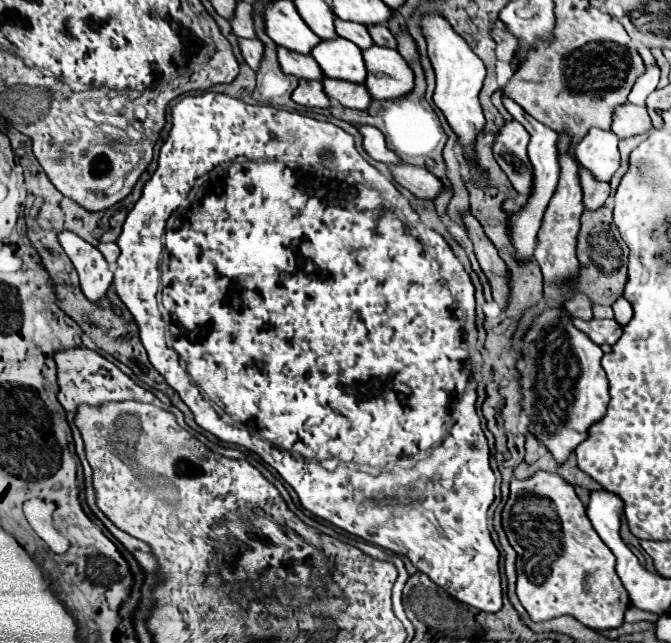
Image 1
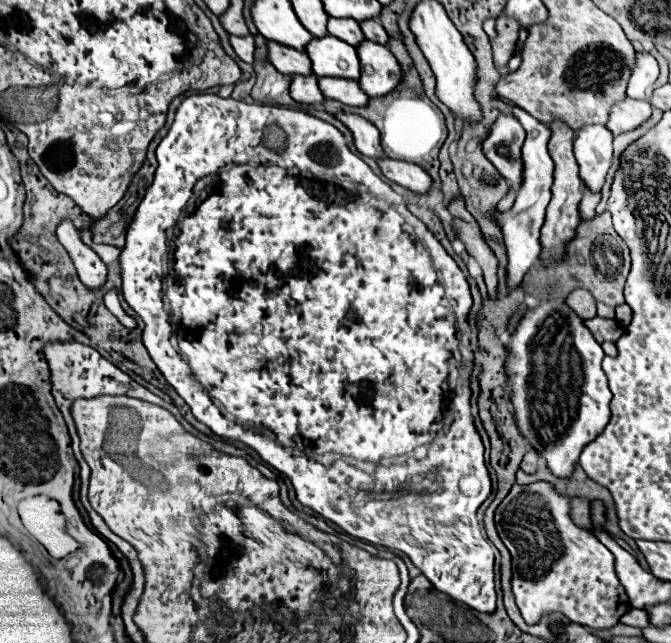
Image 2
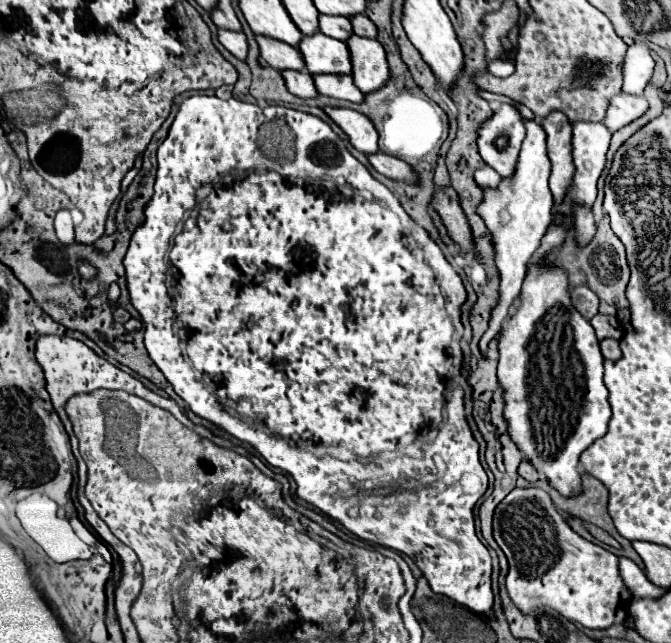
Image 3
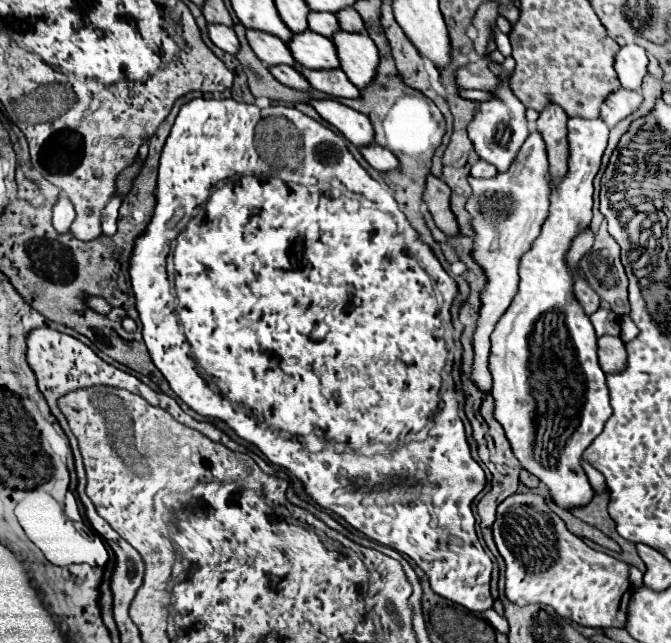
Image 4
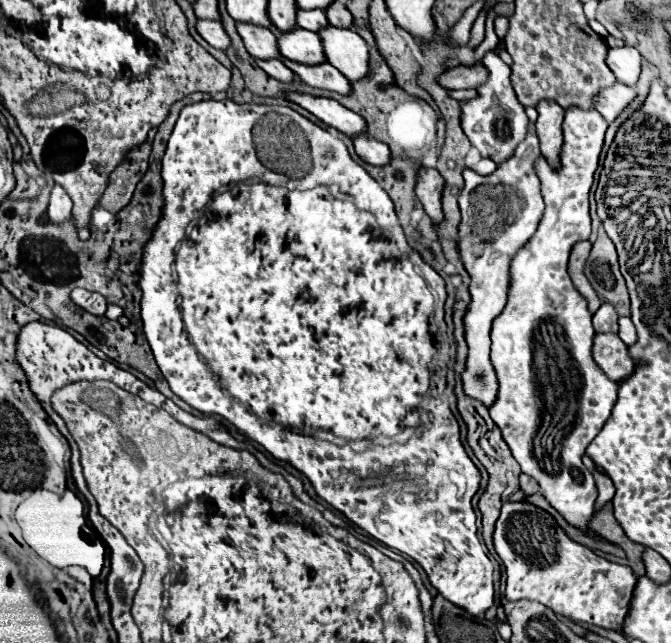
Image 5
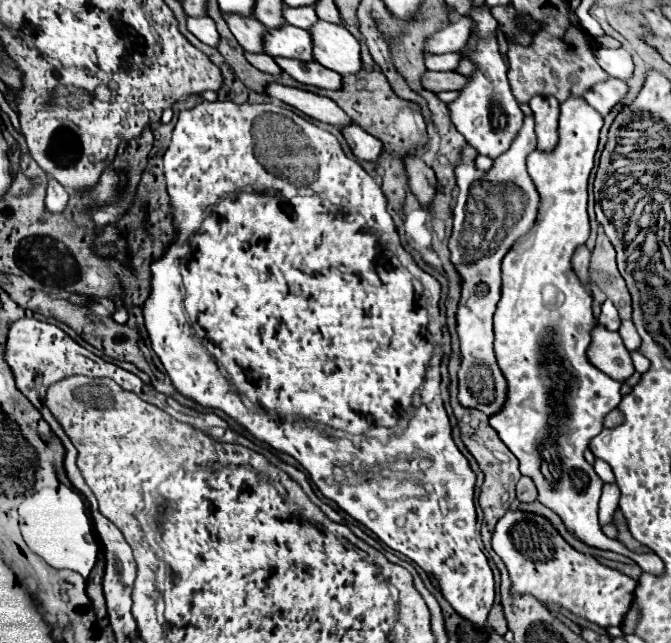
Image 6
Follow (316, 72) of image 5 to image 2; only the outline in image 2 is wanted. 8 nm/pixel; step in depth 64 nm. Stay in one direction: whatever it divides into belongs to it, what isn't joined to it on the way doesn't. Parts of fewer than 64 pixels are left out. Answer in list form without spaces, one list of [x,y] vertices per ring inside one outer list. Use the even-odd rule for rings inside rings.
[[[318,78],[318,88],[326,98],[338,100],[348,106],[364,106],[368,102],[368,96],[362,92],[356,80],[344,80],[344,78]]]

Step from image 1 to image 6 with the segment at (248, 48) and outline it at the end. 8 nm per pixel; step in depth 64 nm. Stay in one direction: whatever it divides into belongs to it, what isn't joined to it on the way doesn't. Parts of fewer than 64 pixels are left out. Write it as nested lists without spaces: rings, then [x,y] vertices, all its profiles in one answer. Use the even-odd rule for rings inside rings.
[[[186,16],[186,28],[204,44],[216,46],[218,44],[218,32],[214,22],[208,16]]]

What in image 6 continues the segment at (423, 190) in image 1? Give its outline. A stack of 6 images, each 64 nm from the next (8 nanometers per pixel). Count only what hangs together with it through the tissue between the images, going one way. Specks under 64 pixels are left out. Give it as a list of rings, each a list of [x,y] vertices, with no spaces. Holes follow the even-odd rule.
[[[348,124],[344,130],[340,128],[340,132],[346,138],[346,142],[348,142],[348,146],[356,158],[376,160],[376,156],[380,156],[380,152],[382,152],[380,140],[376,140],[374,136],[364,132],[358,124]]]

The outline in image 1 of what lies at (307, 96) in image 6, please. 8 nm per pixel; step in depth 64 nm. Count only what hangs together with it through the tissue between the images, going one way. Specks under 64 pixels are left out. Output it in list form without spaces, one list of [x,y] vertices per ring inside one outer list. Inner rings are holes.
[[[354,124],[358,128],[358,132],[362,134],[362,148],[366,150],[366,154],[374,160],[380,160],[384,164],[400,164],[402,160],[392,152],[388,150],[386,146],[386,140],[382,136],[382,132],[374,126],[362,126],[362,124]]]

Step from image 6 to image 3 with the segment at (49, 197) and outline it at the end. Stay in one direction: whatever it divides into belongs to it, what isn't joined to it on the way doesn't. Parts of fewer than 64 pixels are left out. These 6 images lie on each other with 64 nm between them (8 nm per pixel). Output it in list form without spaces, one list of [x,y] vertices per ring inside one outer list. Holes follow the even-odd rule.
[[[70,208],[58,210],[58,214],[54,218],[54,230],[56,230],[56,236],[60,242],[74,244],[74,224],[72,224],[72,216],[70,216]]]

